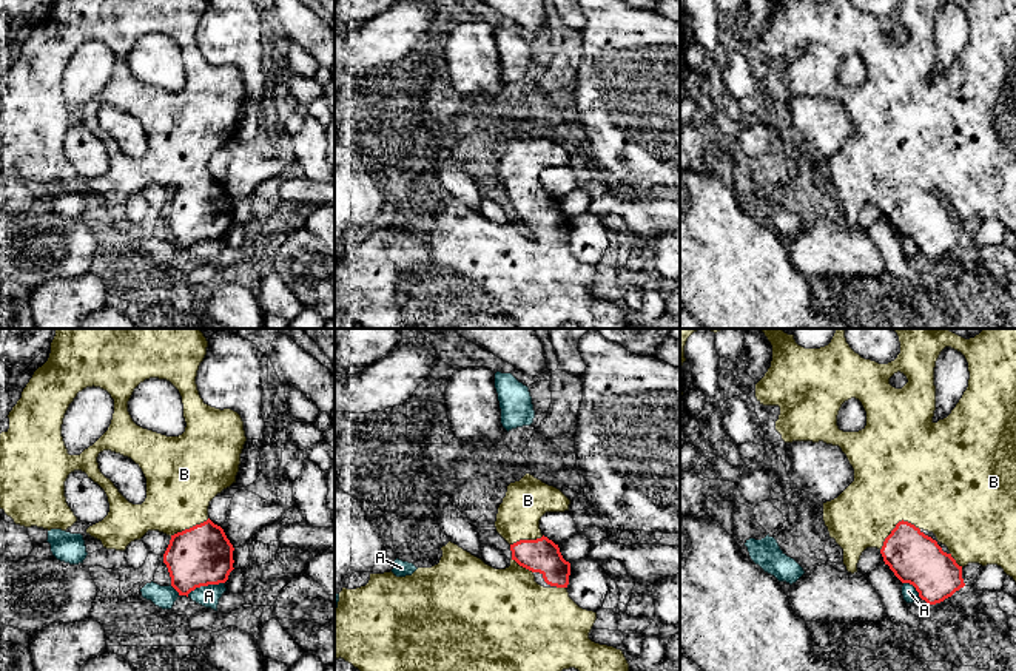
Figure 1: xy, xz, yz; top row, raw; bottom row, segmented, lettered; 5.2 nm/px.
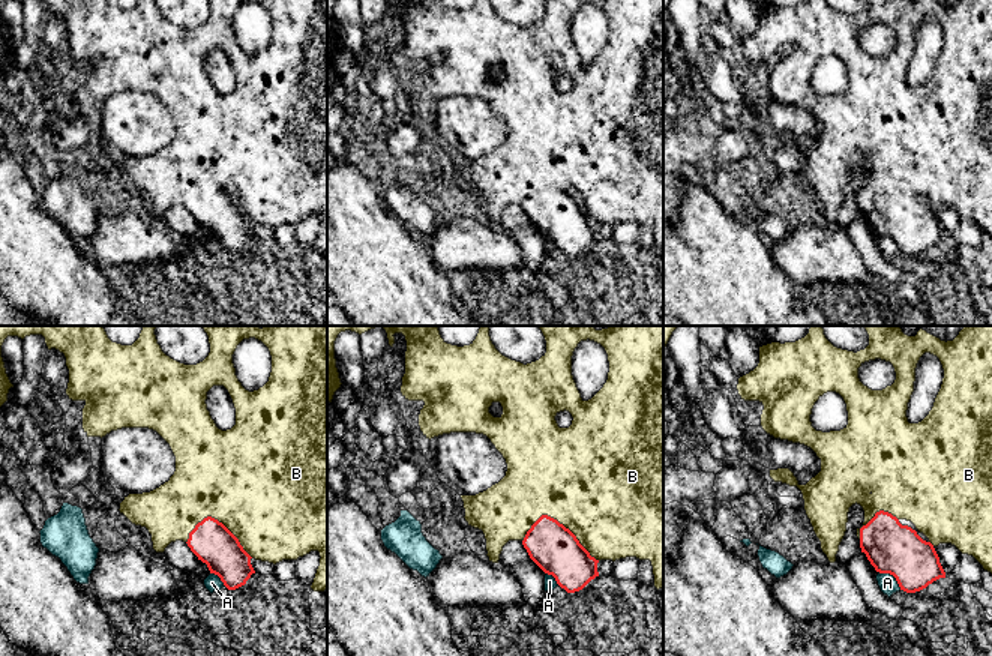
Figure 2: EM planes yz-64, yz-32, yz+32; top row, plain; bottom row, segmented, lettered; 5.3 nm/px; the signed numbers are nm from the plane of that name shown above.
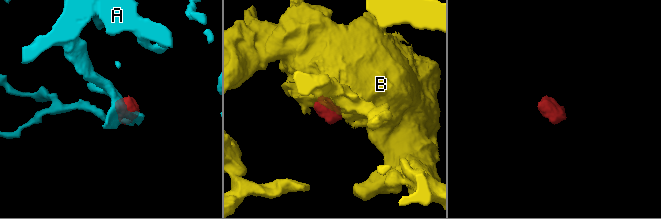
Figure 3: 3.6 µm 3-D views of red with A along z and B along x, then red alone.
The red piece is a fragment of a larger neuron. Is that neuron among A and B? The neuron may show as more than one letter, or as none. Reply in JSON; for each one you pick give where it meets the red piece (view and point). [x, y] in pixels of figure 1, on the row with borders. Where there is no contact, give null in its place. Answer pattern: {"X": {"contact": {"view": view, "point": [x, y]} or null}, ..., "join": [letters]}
{"B": {"contact": {"view": "yz", "point": [896, 526]}}, "join": ["B"]}

